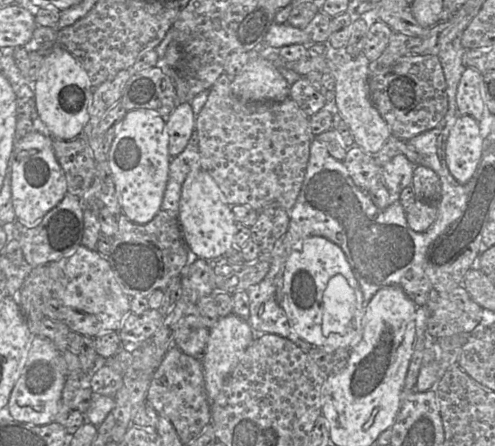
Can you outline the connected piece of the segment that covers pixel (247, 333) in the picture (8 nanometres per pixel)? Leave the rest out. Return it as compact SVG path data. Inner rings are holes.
M231 313L230 315L223 317L223 318L219 318L218 322L216 323L216 325L211 328L209 330L209 337L208 337L208 341L207 341L207 346L206 346L206 351L205 351L205 355L203 356L201 363L202 363L202 367L203 367L203 372L204 372L204 382L205 382L205 389L207 392L207 396L209 399L209 403L210 403L210 408L211 408L211 402L217 397L217 395L219 394L226 378L228 377L228 375L233 371L233 369L237 366L237 364L239 363L240 359L242 358L245 350L250 346L250 344L254 341L255 339L255 335L256 333L253 331L253 329L251 328L249 322L247 320L243 320L240 317L238 317L237 315Z

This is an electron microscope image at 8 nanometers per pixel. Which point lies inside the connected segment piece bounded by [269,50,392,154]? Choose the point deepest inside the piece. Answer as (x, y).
(370, 132)

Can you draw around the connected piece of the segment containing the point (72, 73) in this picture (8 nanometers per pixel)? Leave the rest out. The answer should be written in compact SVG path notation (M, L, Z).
M56 44L44 57L33 90L37 113L51 137L69 141L82 136L93 88L85 69L65 48Z

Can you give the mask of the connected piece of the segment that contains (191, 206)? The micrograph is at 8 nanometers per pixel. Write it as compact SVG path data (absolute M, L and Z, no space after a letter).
M204 170L191 172L182 184L177 219L183 239L192 258L208 259L225 256L234 246L236 221L231 206L215 180Z

